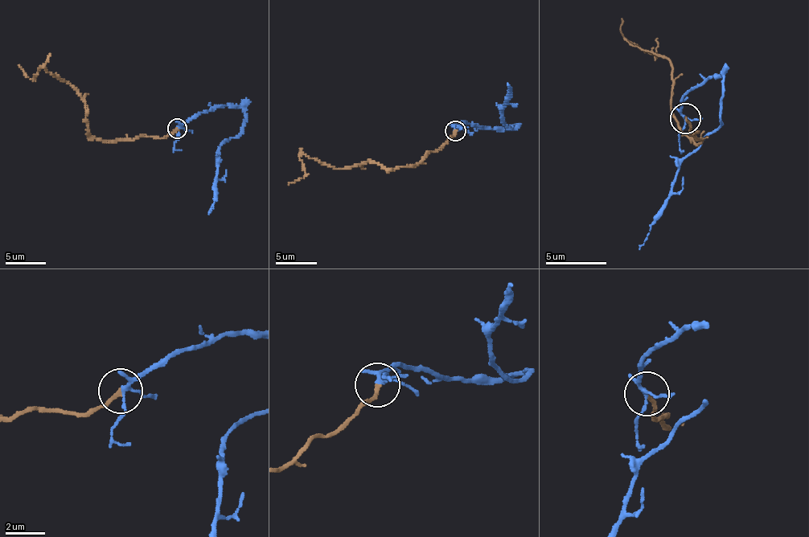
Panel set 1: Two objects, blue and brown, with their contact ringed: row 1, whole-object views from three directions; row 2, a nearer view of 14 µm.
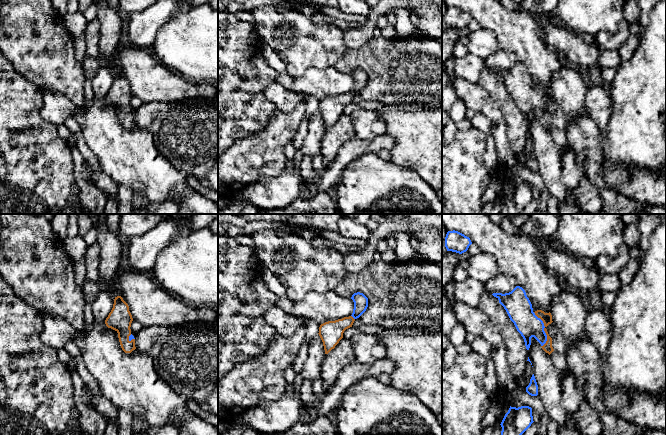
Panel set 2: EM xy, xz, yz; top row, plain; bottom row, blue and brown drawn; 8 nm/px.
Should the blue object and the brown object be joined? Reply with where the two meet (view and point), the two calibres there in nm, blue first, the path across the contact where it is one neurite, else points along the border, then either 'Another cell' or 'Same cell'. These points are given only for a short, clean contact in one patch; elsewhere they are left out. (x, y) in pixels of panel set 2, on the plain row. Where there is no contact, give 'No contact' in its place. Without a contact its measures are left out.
Touches blue at yz (543, 105). Thickness 200 nm (blue) against 80 nm. Path across: yz (519, 85), (543, 105), (546, 111), (547, 123). Same cell

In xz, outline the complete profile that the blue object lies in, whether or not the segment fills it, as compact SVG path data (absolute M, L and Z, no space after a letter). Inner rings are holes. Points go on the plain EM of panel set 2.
M360 68L354 69L351 73L354 78L353 89L335 97L328 97L320 101L319 112L323 118L325 130L328 130L343 114L346 105L352 103L354 97L359 94L368 83L368 74Z

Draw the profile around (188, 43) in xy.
M208 3L197 6L183 4L159 29L152 47L159 62L189 81L218 85L218 10Z

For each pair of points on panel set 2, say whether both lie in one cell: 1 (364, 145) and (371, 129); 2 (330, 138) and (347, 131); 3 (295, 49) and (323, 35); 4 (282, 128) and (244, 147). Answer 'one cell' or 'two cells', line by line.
1: two cells
2: one cell
3: one cell
4: one cell

